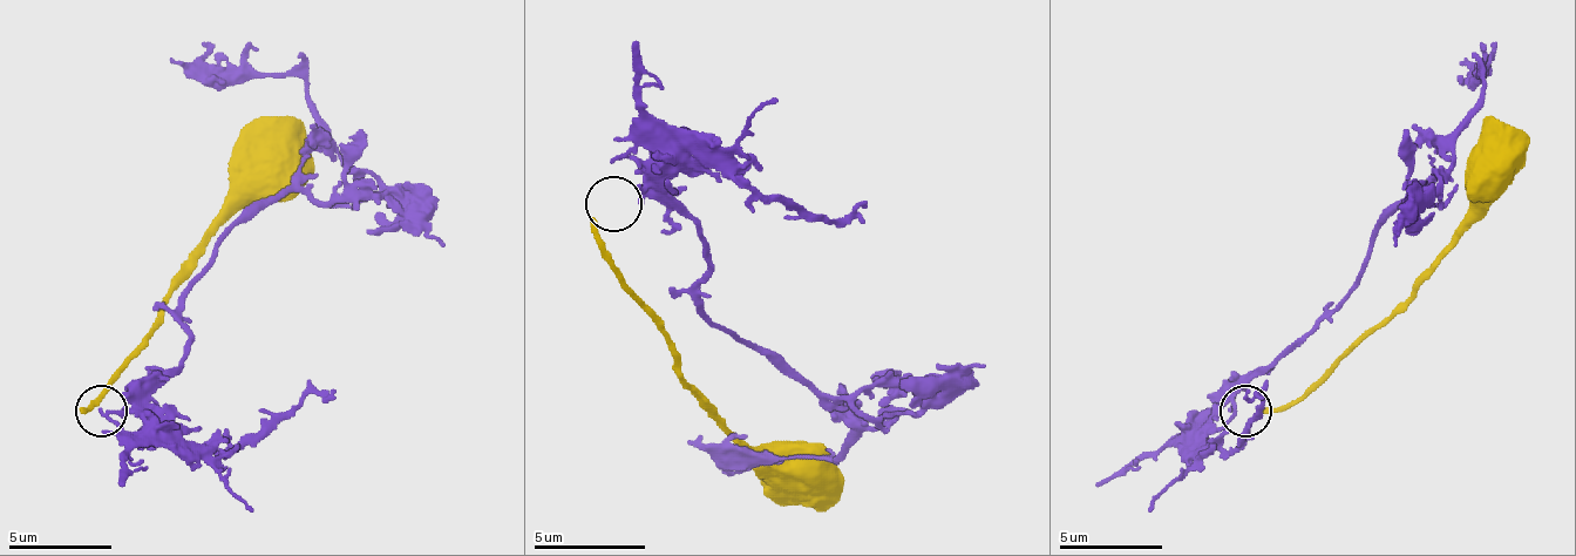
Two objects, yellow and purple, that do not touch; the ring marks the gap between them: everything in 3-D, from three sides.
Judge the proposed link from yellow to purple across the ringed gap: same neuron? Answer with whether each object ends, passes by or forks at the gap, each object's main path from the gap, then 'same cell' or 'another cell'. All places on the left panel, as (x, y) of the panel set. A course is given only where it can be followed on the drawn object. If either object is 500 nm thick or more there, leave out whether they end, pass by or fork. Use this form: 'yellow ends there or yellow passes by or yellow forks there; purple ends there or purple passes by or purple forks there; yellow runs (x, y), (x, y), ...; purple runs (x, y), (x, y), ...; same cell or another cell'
yellow ends there; purple ends there; yellow runs (85, 412), (136, 356), (172, 278), (233, 216), (274, 184), (274, 164); purple runs (121, 412), (177, 365), (188, 345), (182, 298), (224, 236), (321, 138), (306, 82), (198, 76), (172, 56); another cell

